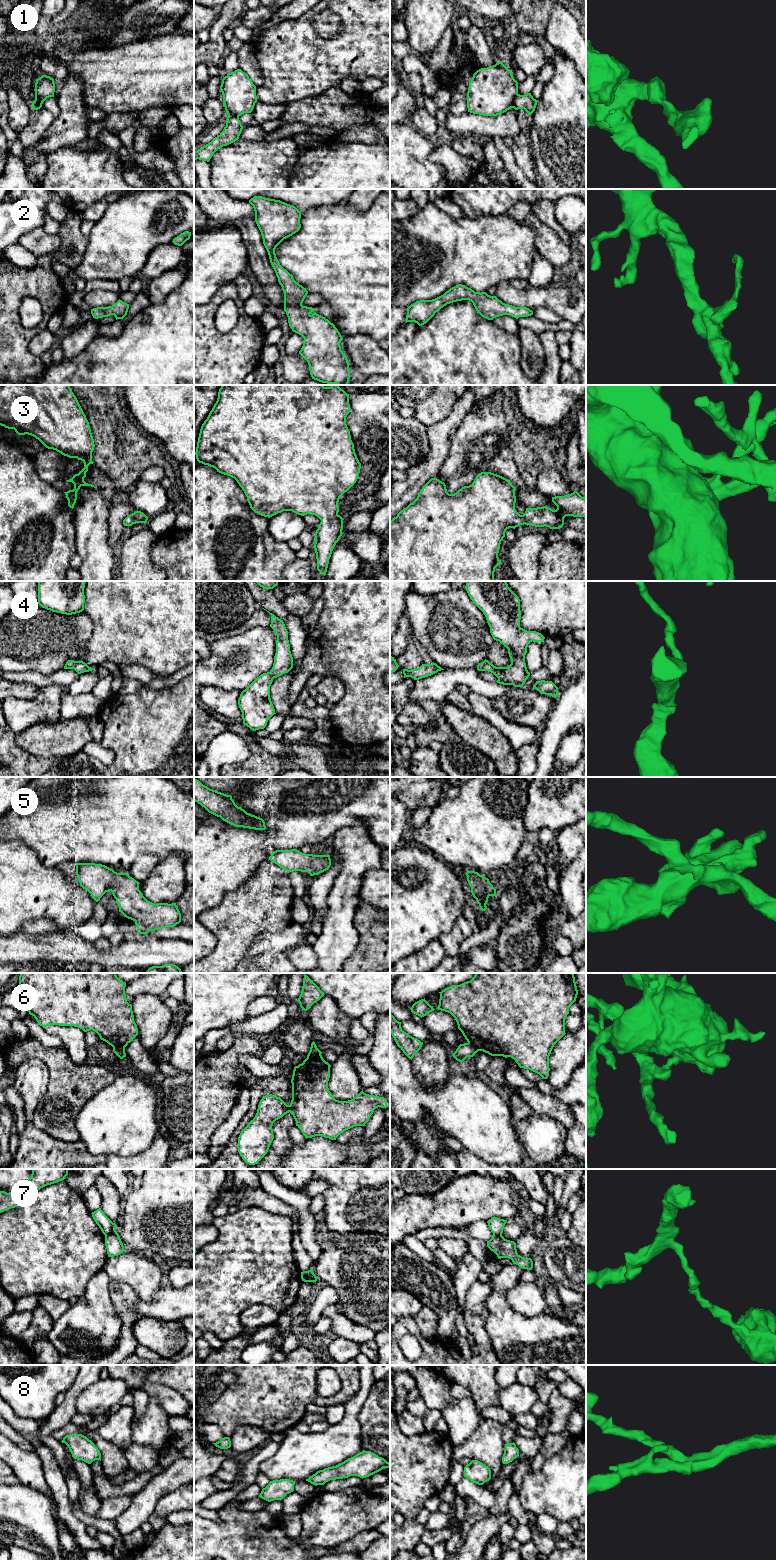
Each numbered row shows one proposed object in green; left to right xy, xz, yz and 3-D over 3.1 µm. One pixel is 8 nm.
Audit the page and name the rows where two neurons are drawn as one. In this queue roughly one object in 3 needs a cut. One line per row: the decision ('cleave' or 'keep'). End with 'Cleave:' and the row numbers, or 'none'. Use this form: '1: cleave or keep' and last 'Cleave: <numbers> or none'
1: cleave
2: keep
3: keep
4: keep
5: keep
6: cleave
7: cleave
8: keep
Cleave: 1, 6, 7

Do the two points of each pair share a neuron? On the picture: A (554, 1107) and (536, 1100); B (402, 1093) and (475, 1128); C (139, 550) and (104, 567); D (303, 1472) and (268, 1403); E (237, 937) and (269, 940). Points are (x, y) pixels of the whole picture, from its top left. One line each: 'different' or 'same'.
A: same
B: same
C: different
D: different
E: different

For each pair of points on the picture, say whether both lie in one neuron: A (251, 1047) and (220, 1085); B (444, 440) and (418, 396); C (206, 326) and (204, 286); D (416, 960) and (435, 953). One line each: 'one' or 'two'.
A: one
B: two
C: two
D: one

